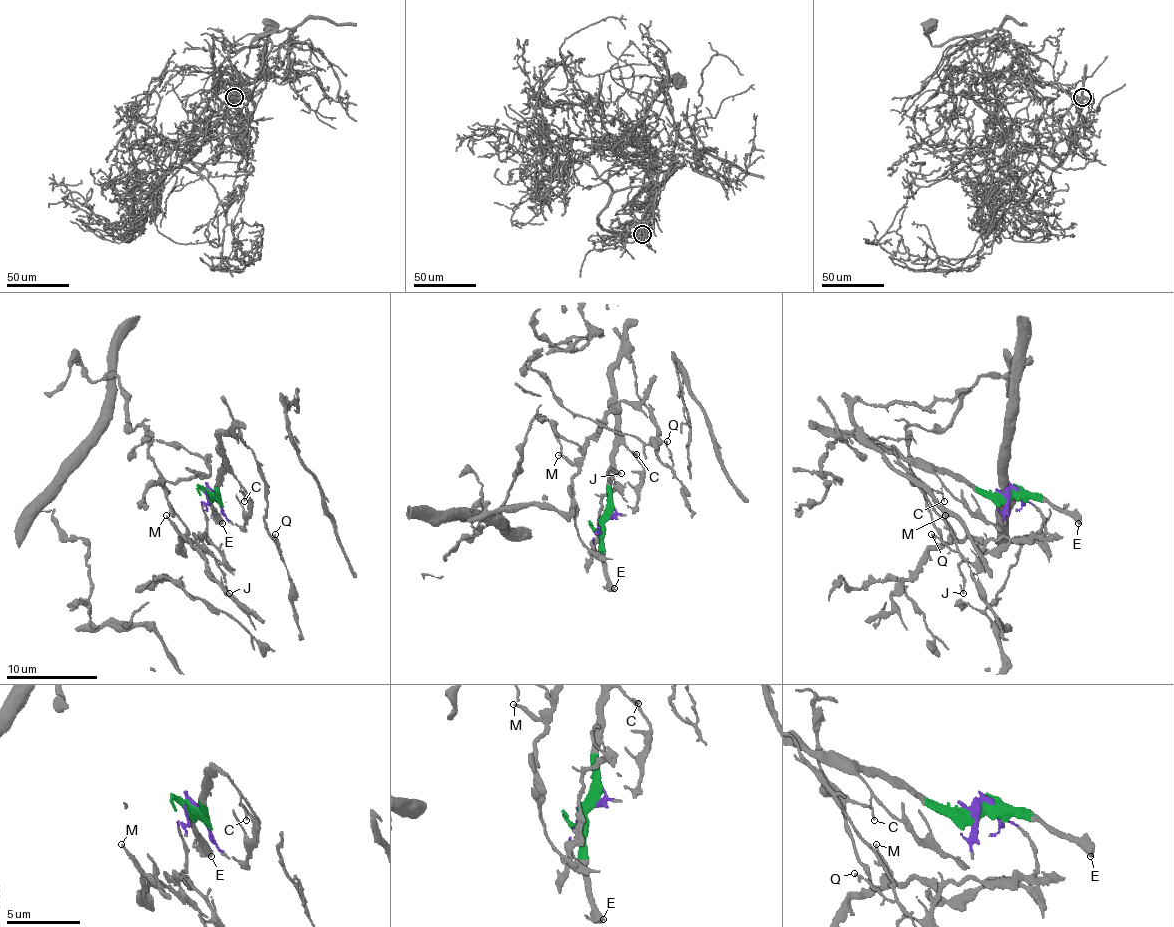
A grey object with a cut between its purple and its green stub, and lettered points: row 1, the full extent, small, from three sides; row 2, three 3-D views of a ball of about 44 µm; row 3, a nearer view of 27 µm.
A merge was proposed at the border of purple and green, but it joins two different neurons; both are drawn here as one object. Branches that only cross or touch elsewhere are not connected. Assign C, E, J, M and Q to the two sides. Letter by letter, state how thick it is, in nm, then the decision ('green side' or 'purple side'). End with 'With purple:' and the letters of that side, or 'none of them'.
C: 100 nm thick; green side
E: 500 nm thick; green side
J: 130 nm thick; purple side
M: 140 nm thick; purple side
Q: 140 nm thick; green side
With purple: J, M

